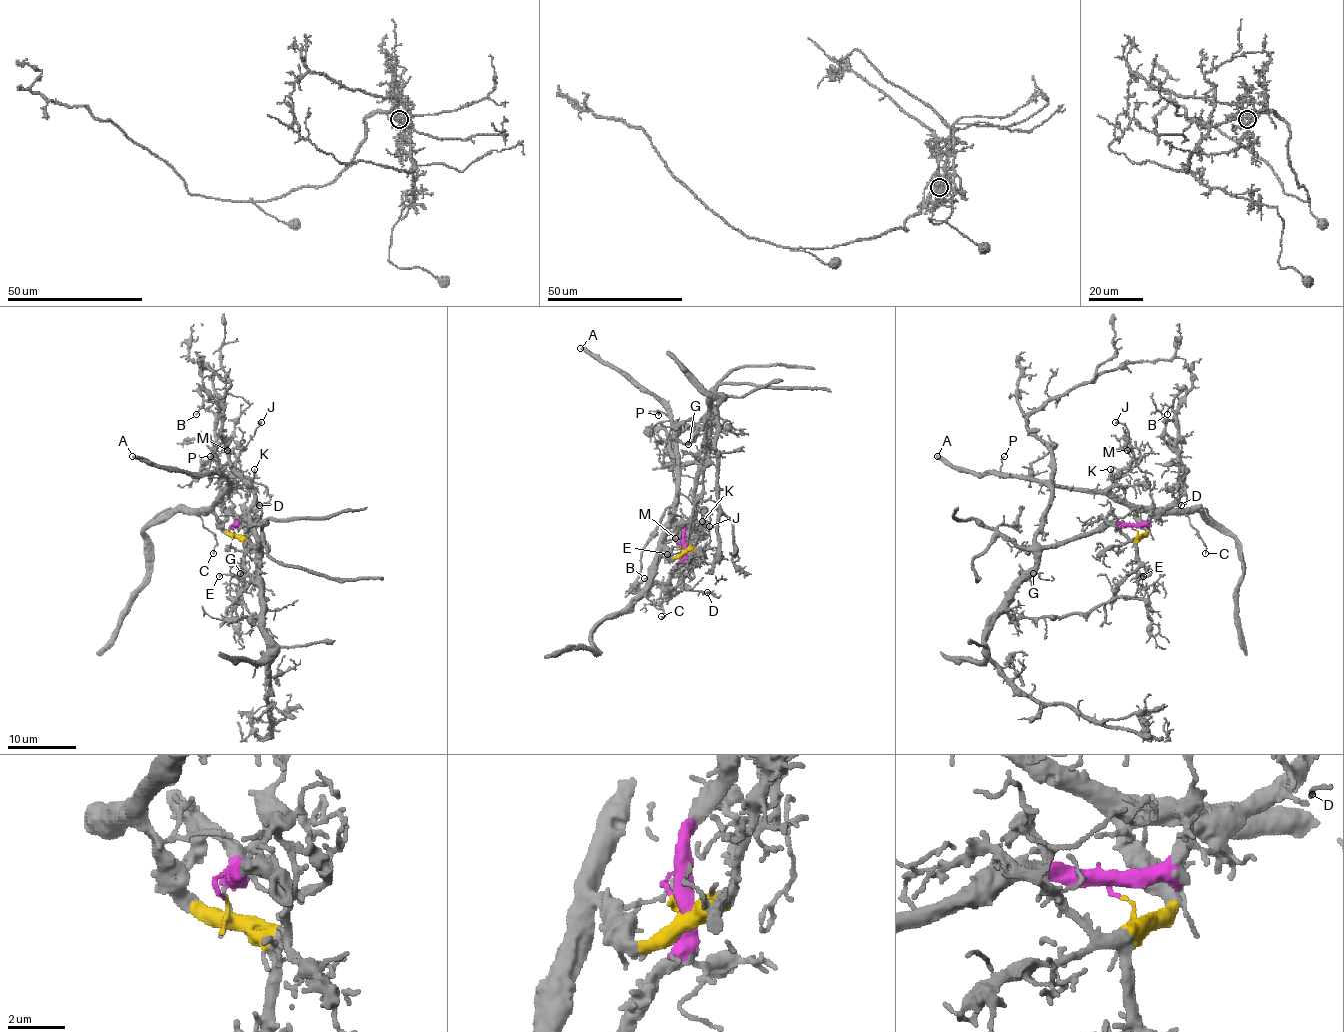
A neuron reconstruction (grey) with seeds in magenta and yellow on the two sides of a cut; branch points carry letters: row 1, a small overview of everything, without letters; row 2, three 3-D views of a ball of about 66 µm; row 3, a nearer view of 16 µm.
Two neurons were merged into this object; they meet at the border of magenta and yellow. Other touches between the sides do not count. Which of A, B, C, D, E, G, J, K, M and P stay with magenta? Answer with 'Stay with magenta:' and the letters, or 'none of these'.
Stay with magenta: B, D, G

